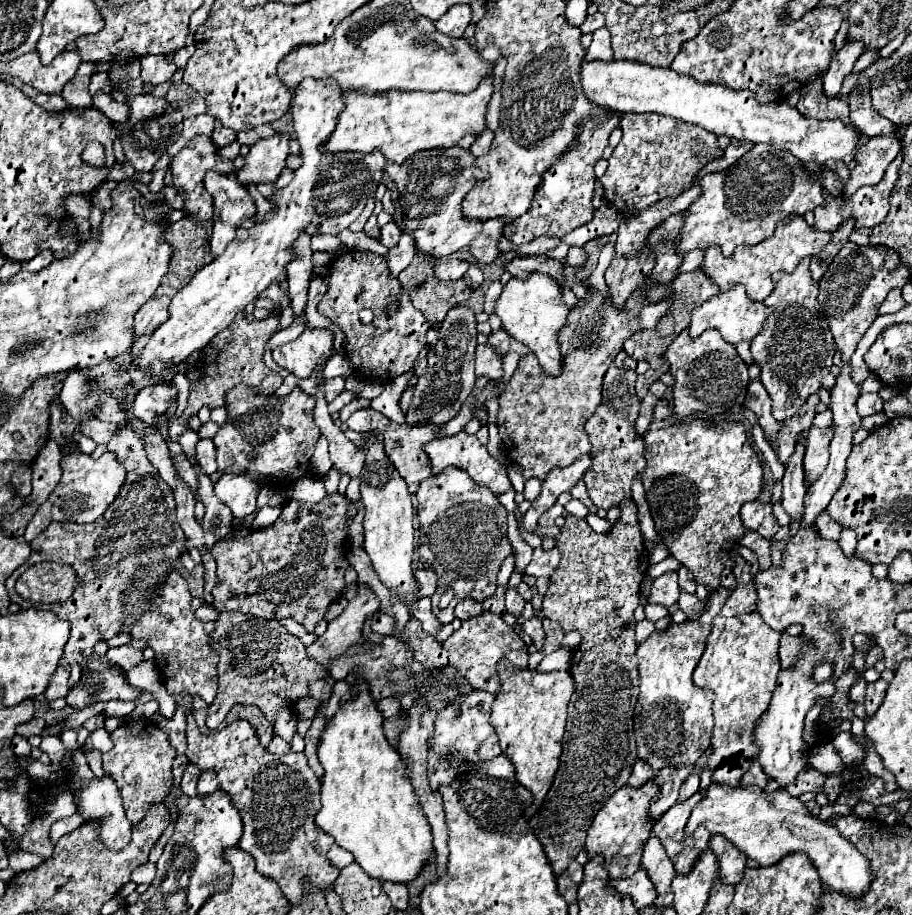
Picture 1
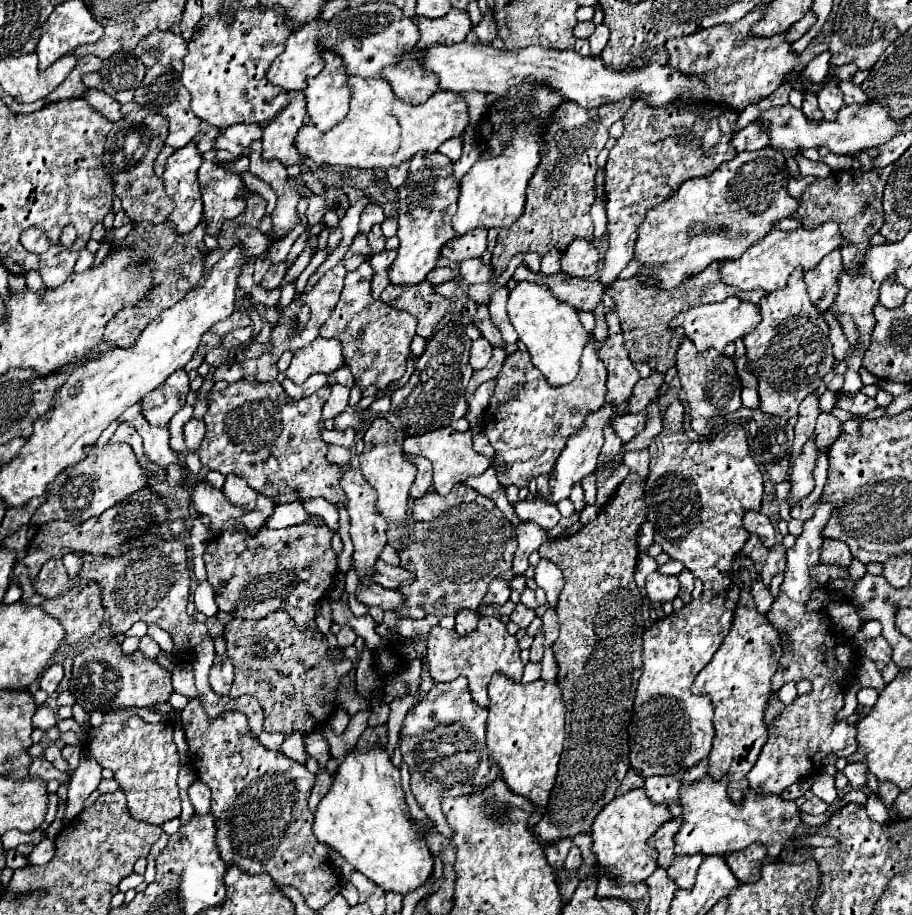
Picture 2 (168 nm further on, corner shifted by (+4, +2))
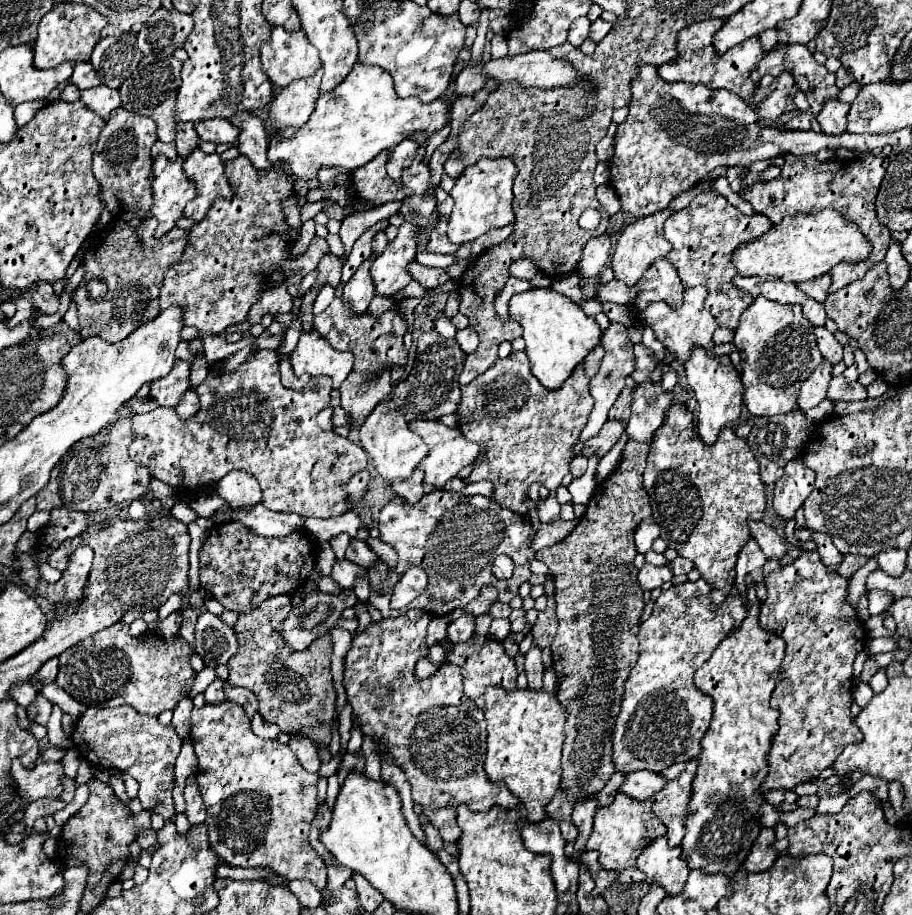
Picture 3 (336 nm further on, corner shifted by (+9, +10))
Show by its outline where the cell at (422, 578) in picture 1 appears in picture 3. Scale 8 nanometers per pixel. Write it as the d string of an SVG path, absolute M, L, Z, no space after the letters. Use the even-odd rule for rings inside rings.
M356 539L350 541L350 545L346 549L346 559L352 561L352 563L356 563L356 565L362 565L366 569L372 569L372 567L376 567L380 563L378 555L366 543L356 541Z

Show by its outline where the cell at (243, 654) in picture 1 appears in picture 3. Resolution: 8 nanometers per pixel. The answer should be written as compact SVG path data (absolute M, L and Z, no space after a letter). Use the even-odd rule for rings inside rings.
M276 595L266 599L258 609L238 615L234 625L238 651L230 657L228 685L248 687L260 701L260 715L266 723L274 723L284 733L298 733L306 727L306 737L322 745L330 743L330 725L336 713L336 691L330 673L332 639L322 635L304 651L294 651L282 635L282 623L290 613L290 597Z

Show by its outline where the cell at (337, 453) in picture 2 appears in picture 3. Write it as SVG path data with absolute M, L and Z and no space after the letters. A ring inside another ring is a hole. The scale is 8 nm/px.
M328 405L324 408L316 418L318 426L324 431L333 431L333 424L331 422L331 417L333 414L333 407Z

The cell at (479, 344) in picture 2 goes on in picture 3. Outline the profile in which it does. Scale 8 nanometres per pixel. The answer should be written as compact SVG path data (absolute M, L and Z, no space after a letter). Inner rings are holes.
M466 327L466 329L462 329L462 331L458 331L456 333L456 341L458 341L458 345L462 347L462 351L466 353L466 355L470 355L472 351L476 351L476 347L478 347L478 333L474 331L474 329L470 329L470 327Z

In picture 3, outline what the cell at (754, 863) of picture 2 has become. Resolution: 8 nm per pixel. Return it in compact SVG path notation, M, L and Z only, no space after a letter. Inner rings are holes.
M762 829L758 839L754 841L750 853L746 855L742 869L750 871L750 873L770 869L778 857L778 853L772 849L772 843L774 843L774 829Z

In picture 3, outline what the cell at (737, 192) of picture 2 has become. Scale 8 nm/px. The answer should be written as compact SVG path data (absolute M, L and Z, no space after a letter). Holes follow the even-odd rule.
M666 207L666 209L658 211L658 213L636 219L634 223L630 223L624 229L624 233L618 239L616 251L614 251L612 259L610 259L610 265L614 269L616 279L624 281L626 285L636 285L656 259L662 259L662 257L666 257L670 253L670 243L664 239L664 233L662 233L662 225L670 215L674 215L674 211L670 207Z

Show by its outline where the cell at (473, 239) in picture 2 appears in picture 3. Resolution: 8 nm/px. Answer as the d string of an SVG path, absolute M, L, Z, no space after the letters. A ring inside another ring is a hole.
M438 219L438 223L434 225L434 229L430 231L426 249L430 253L456 253L458 251L458 245L454 245L446 237L446 221L444 219Z

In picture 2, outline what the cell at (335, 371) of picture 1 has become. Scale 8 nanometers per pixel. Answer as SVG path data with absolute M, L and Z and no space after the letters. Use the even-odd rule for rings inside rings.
M343 367L343 369L337 369L335 373L331 373L329 375L329 381L331 383L341 383L341 385L345 385L345 387L353 387L353 377L351 377L351 371L347 369L347 367Z

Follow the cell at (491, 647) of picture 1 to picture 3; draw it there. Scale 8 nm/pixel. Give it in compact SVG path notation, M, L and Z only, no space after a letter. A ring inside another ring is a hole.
M474 633L468 641L464 643L450 643L450 641L440 641L438 645L444 647L446 651L446 661L452 663L452 665L458 665L464 669L464 693L466 697L470 697L480 709L484 709L484 691L488 685L502 685L504 689L516 689L516 677L518 677L518 671L516 671L516 665L514 665L514 659L506 653L506 649L500 645L500 641L494 641L494 639L488 639L480 633Z

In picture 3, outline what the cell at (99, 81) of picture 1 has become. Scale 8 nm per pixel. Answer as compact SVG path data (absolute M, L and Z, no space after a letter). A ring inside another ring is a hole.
M80 61L78 65L74 65L74 73L72 73L70 81L72 81L78 89L88 89L88 87L100 85L100 79L98 79L94 67L92 67L90 63L82 63L82 61Z

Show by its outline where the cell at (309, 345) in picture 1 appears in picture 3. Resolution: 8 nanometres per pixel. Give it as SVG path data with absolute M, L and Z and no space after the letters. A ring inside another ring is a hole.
M316 329L310 333L302 333L296 349L290 353L290 363L294 375L300 377L304 373L318 377L328 375L334 381L334 389L338 389L352 371L354 357L350 351L332 349L328 339L324 339Z

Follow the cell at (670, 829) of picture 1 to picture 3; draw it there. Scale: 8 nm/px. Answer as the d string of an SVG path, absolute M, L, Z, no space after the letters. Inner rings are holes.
M666 837L654 839L638 857L636 867L644 871L648 883L660 883L668 895L684 891L688 879L688 863L682 857L682 847L668 847Z

